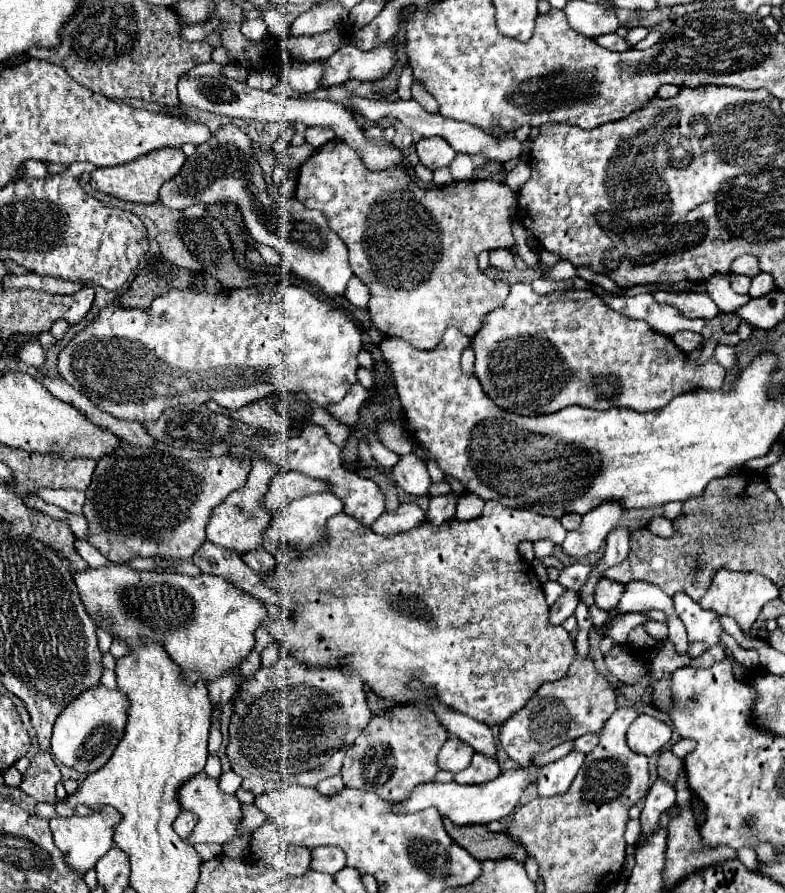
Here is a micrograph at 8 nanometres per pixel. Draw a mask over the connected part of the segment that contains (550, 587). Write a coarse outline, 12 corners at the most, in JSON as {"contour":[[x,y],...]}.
{"contour":[[547,581],[543,591],[549,607],[554,596],[560,596],[566,588],[557,581]]}

